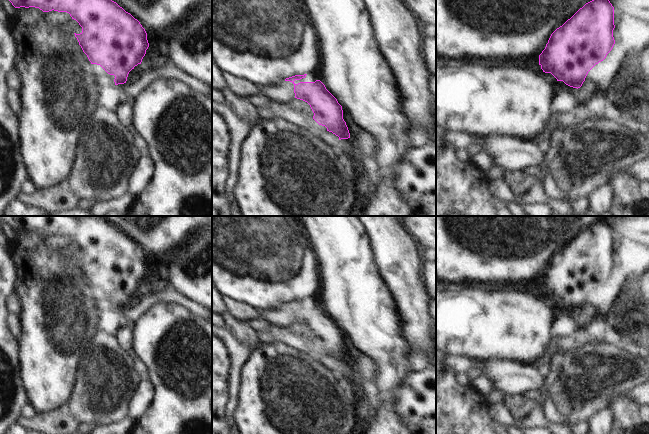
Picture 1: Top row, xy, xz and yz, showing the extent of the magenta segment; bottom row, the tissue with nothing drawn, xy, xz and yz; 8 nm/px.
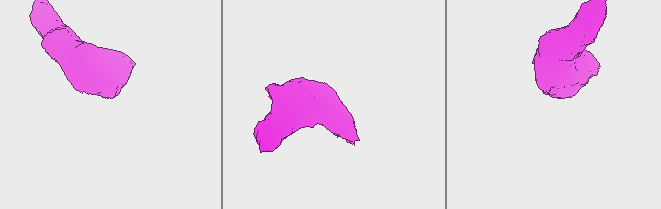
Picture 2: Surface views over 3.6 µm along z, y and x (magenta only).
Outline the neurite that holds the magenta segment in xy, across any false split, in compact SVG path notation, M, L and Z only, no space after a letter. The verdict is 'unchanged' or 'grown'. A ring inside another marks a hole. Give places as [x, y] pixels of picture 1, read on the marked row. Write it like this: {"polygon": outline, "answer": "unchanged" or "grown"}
{"polygon": "M9 0L15 8L35 7L43 12L58 11L67 12L72 19L76 20L82 27L80 34L75 34L83 52L87 55L91 64L100 65L108 74L114 75L115 85L124 84L127 81L129 72L135 66L141 64L146 50L149 47L147 33L140 22L130 13L126 12L116 2L112 0Z", "answer": "unchanged"}

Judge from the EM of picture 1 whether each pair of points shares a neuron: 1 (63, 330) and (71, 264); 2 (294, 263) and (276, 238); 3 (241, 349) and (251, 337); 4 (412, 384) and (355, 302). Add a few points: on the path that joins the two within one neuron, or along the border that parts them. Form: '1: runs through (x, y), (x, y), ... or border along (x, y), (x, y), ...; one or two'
1: runs through (63, 314), (63, 280); one
2: runs through (288, 257), (276, 244); one
3: border along (231, 333), (239, 341), (251, 342), (255, 345); two
4: border along (411, 371), (396, 389), (395, 396), (397, 398); two

